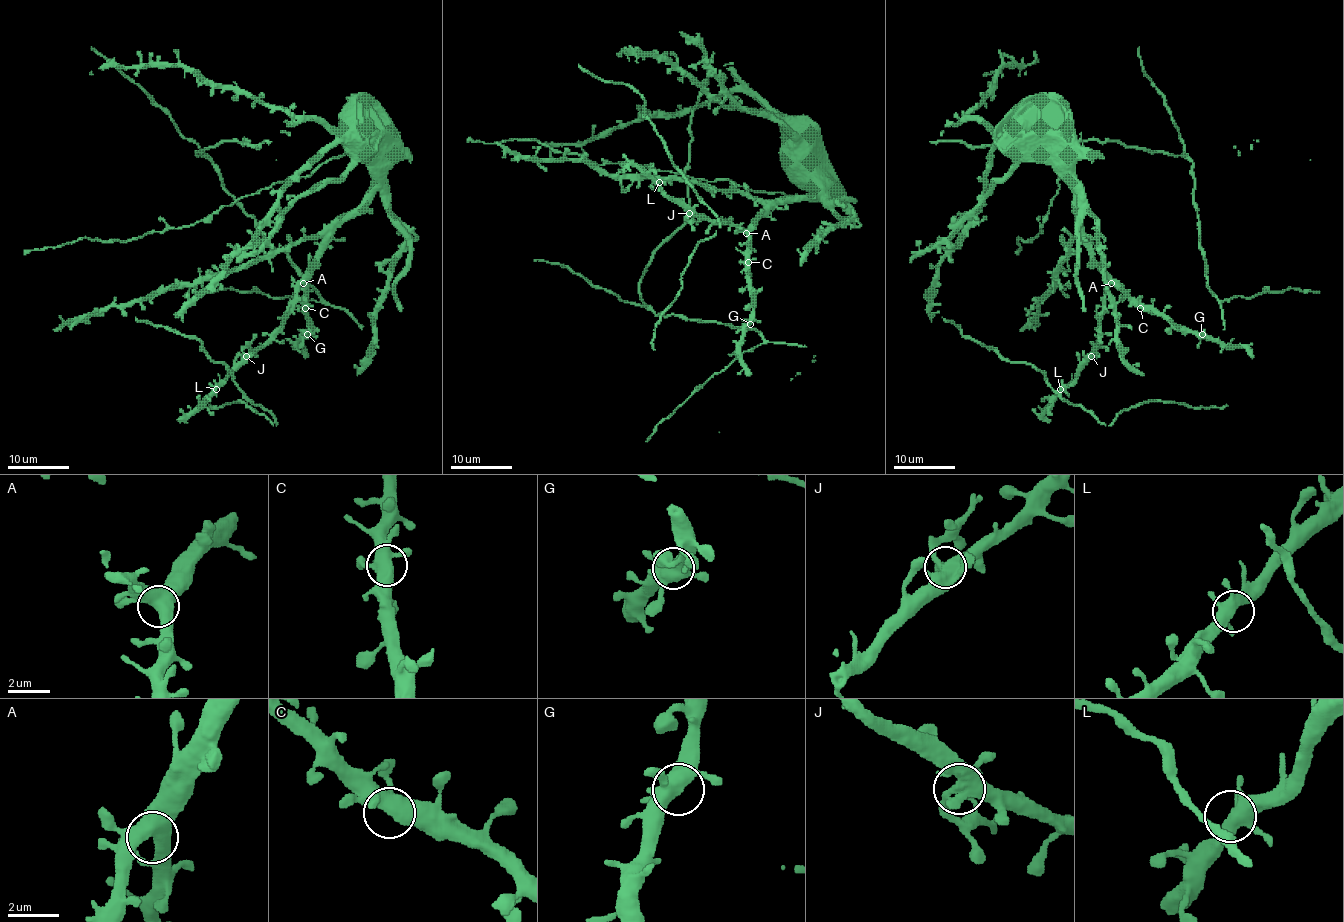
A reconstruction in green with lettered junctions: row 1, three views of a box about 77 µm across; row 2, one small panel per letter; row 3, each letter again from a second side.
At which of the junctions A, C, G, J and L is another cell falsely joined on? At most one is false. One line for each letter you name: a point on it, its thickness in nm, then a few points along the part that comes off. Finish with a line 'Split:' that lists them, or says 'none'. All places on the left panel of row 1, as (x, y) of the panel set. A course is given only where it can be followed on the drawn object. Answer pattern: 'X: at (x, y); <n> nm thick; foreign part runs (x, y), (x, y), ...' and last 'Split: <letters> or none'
J: at (246, 356); 480 nm thick; foreign part runs (245, 355), (242, 352), (256, 334)
Split: J

